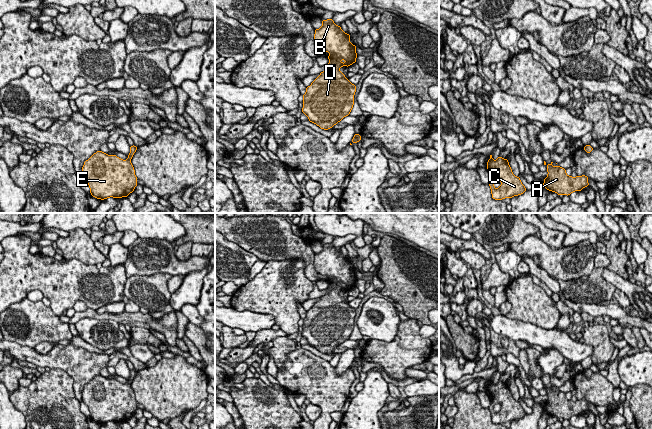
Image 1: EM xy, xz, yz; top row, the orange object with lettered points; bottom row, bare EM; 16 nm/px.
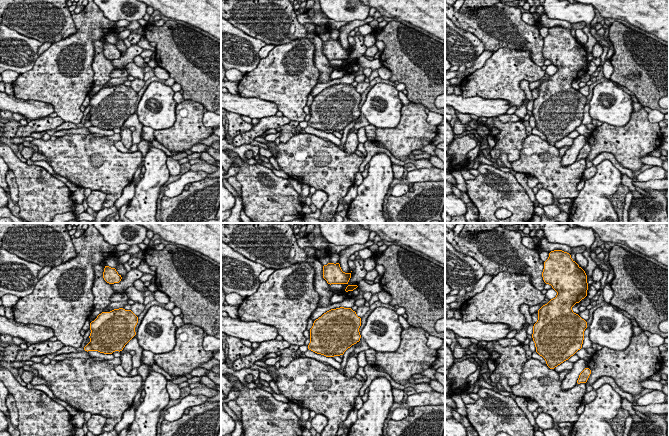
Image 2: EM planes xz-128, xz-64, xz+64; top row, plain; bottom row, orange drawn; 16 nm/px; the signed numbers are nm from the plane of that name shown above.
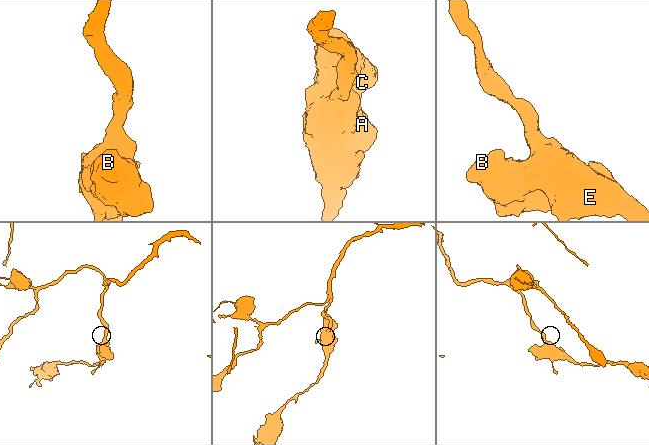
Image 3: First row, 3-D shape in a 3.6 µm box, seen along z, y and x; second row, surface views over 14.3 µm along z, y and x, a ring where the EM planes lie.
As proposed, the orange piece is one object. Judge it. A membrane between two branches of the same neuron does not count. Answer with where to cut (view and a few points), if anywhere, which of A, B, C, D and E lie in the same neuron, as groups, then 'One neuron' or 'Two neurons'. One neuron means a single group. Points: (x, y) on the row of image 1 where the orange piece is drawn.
No split. Groups: A B C D E. One neuron

